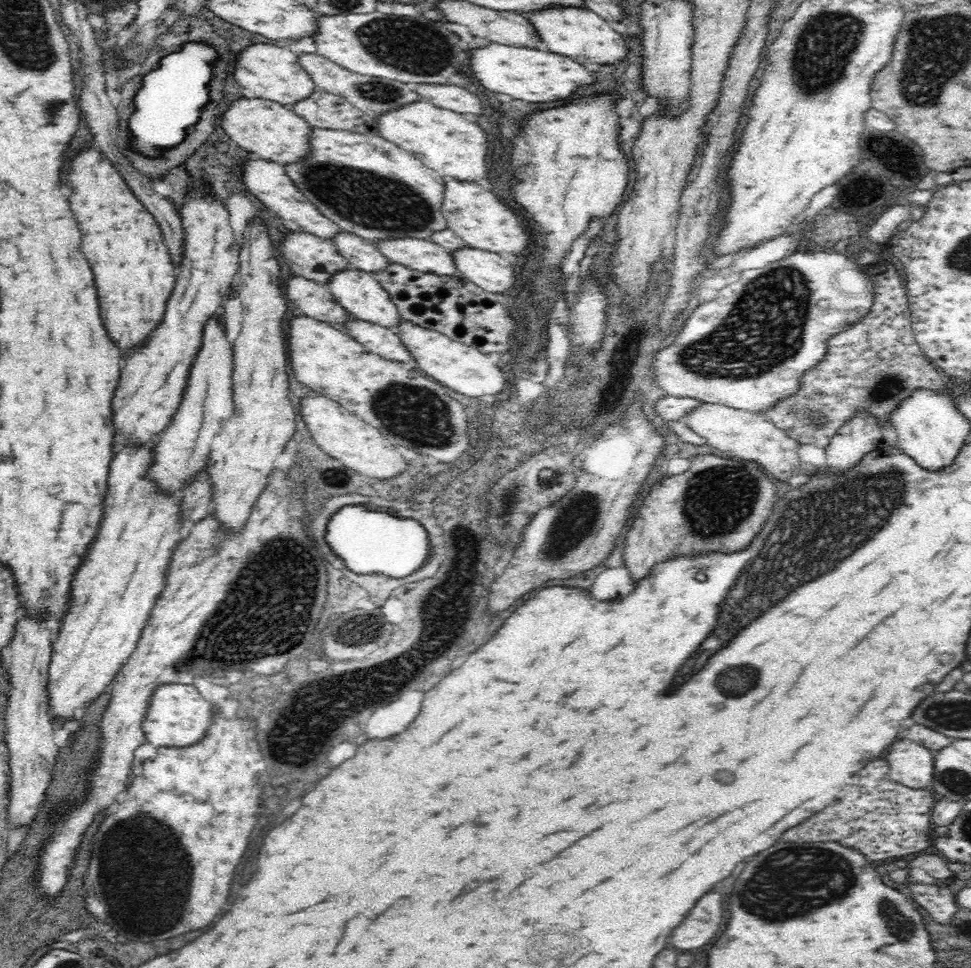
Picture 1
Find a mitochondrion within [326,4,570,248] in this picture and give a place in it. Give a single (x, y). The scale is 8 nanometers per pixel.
(418, 48)

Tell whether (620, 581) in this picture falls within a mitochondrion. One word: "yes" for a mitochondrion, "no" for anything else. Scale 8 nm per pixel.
no

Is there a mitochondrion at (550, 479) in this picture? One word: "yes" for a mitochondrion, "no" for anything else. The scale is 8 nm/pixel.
yes

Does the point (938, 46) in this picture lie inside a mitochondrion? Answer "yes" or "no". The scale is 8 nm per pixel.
yes

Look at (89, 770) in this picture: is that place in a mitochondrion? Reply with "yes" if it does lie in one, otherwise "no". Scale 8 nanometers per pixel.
no

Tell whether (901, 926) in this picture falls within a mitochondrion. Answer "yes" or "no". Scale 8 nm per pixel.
yes

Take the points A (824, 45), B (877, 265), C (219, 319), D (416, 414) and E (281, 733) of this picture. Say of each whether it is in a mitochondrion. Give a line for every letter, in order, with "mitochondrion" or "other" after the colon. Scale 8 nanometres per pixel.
A: mitochondrion
B: other
C: other
D: mitochondrion
E: mitochondrion

